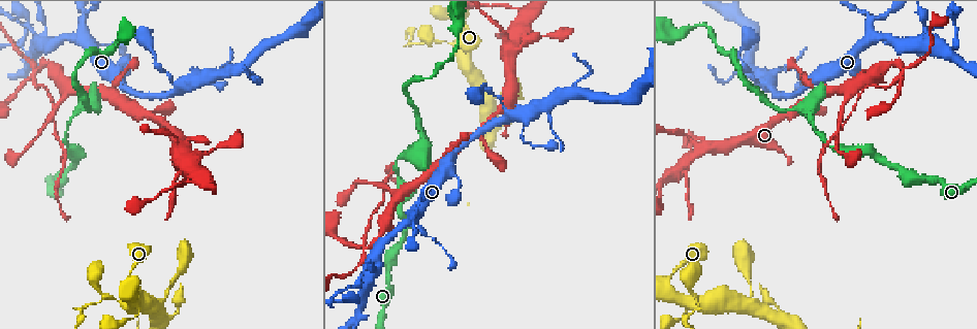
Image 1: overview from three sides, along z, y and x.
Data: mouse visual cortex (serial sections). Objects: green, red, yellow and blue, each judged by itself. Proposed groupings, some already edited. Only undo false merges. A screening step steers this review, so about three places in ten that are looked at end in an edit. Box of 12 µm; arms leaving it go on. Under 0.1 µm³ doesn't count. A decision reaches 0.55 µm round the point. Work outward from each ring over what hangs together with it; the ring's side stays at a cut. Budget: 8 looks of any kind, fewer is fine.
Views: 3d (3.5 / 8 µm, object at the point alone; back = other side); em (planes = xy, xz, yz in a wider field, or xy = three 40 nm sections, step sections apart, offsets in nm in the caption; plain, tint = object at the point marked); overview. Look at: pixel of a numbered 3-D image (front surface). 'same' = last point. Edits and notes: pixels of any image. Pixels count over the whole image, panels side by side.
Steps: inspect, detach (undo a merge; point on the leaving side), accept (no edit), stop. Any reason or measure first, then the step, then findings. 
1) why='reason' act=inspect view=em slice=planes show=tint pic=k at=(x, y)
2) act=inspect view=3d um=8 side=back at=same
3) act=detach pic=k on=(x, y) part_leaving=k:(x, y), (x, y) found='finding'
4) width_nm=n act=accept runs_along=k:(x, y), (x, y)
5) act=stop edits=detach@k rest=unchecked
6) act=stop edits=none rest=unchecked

why='sharp bend' act=inspect view=3d um=3.5 pic=1 at=(181, 90)

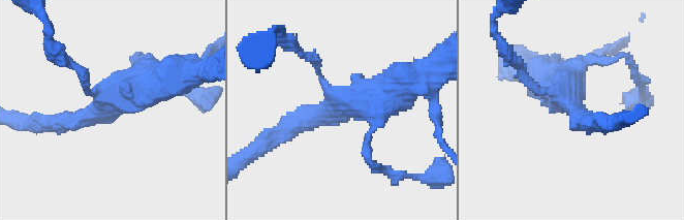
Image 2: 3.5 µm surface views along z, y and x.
act=inspect view=em slice=xy step=1 show=tint pic=2 at=(343, 101)

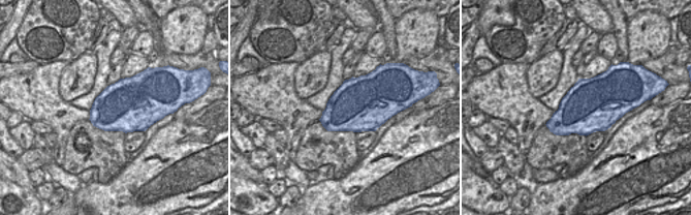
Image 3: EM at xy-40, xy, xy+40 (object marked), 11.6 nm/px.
width_nm=650 act=accept runs_along=2:(283, 132), (398, 82) found='continuous, no second cell'

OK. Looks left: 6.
why='narrows sharply' act=inspect view=em slice=xy step=3 show=tint pic=1 at=(339, 300)

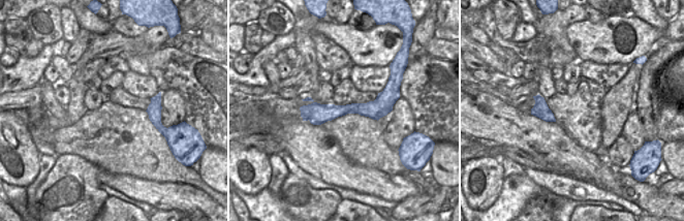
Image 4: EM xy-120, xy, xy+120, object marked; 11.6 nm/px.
why='wider look' act=inspect view=3d um=3.5 at=same

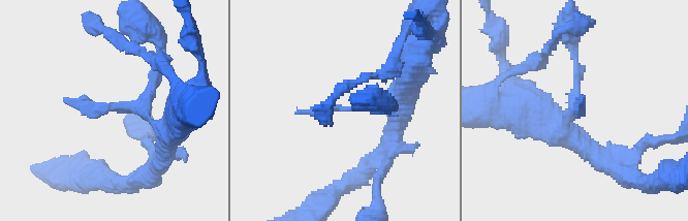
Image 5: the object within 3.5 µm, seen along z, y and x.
act=accept runs_along=5:(174, 127), (82, 95) found='one cell here'

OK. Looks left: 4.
why='four-way junction' act=inspect view=3d um=3.5 pic=1 at=(35, 72)

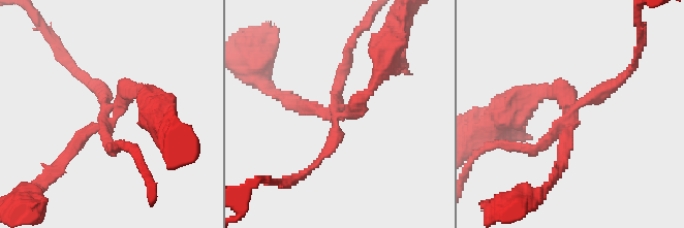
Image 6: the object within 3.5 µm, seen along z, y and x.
arms=4 arm_widths_nm=150,200,200,200 act=inspect view=em slice=xy step=3 show=tint pic=6 at=(565, 118)

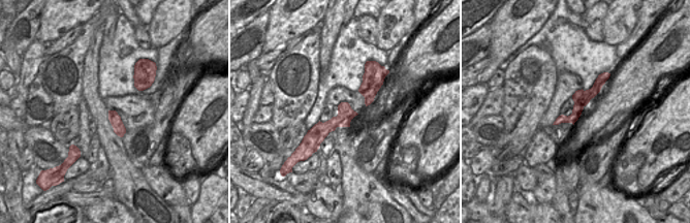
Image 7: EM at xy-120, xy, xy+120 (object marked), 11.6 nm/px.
act=detach pic=6 on=(311, 104) part_leaving=6:(339, 116), (273, 92) found='two cells meet here'

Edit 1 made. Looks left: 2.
act=stop edits=detach@6 rest=unchecked

